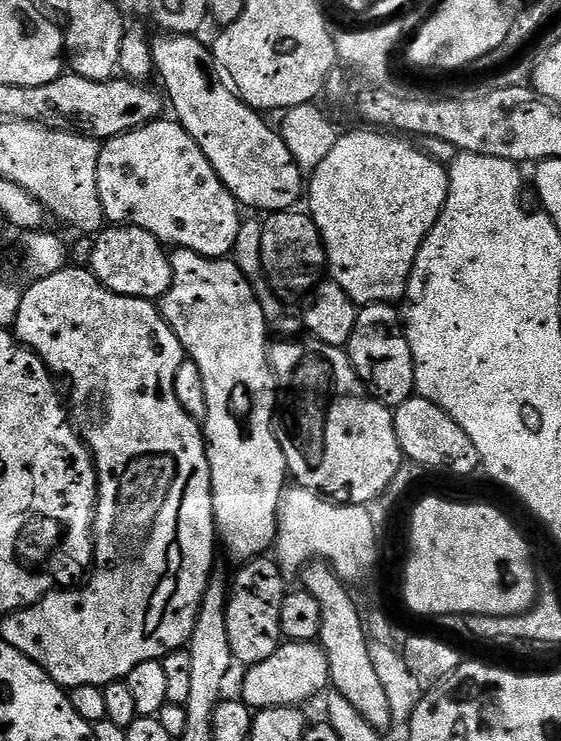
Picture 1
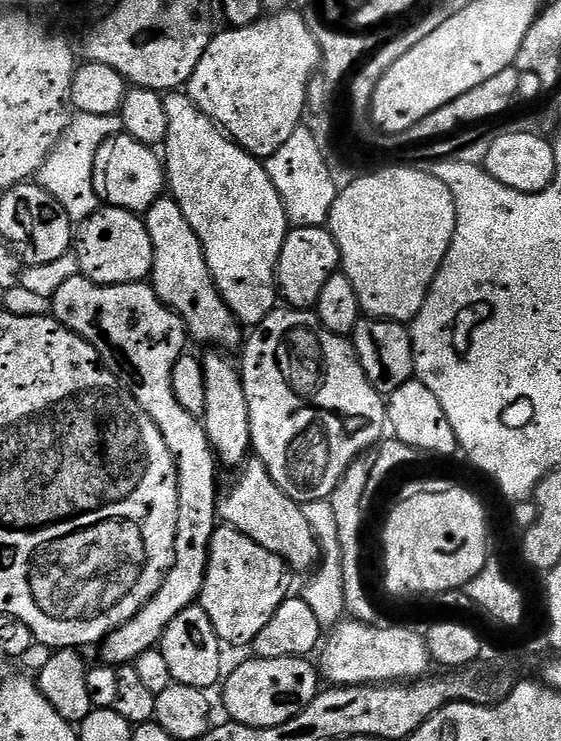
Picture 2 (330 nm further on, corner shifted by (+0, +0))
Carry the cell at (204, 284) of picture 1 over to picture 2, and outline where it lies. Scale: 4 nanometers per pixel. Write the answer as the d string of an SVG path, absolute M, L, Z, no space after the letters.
M155 200L148 207L143 221L150 234L150 242L154 246L154 266L150 283L160 296L160 301L180 315L191 339L193 336L198 343L208 344L204 346L223 346L228 349L237 343L237 347L242 340L242 325L220 296L220 291L210 274L210 266L206 262L202 242L198 242L198 234L190 230L190 222L186 222L175 200Z

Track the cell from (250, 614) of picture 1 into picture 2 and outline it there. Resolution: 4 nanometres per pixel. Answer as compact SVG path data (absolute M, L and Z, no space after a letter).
M220 526L210 538L208 565L198 604L199 607L206 610L214 630L220 635L221 641L225 645L250 646L254 642L254 638L258 638L259 632L266 627L266 622L270 622L270 618L274 618L274 610L278 610L278 606L282 606L282 602L289 599L291 592L288 591L292 588L292 579L294 579L292 569L285 560L278 558L278 554L270 554L270 550L266 550L266 546L258 546L258 542L254 542L254 538L246 538L246 534L242 534L236 528Z

